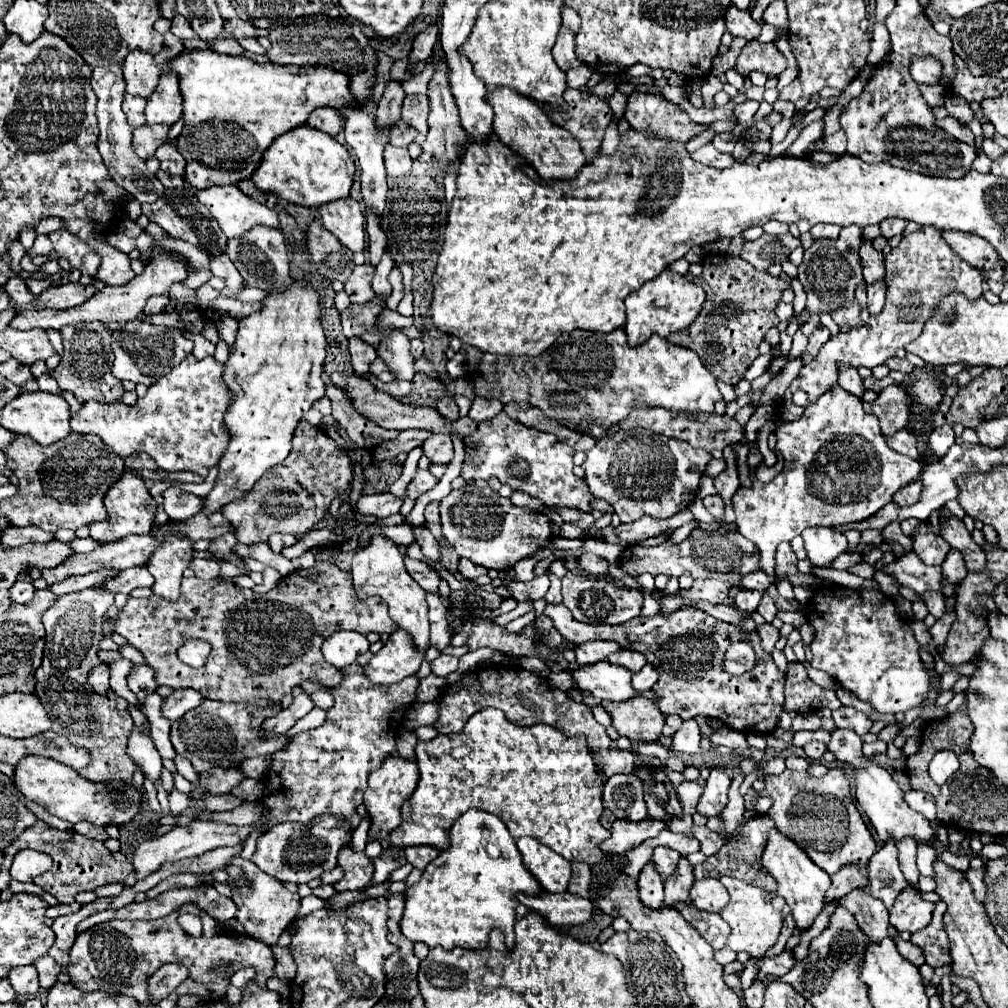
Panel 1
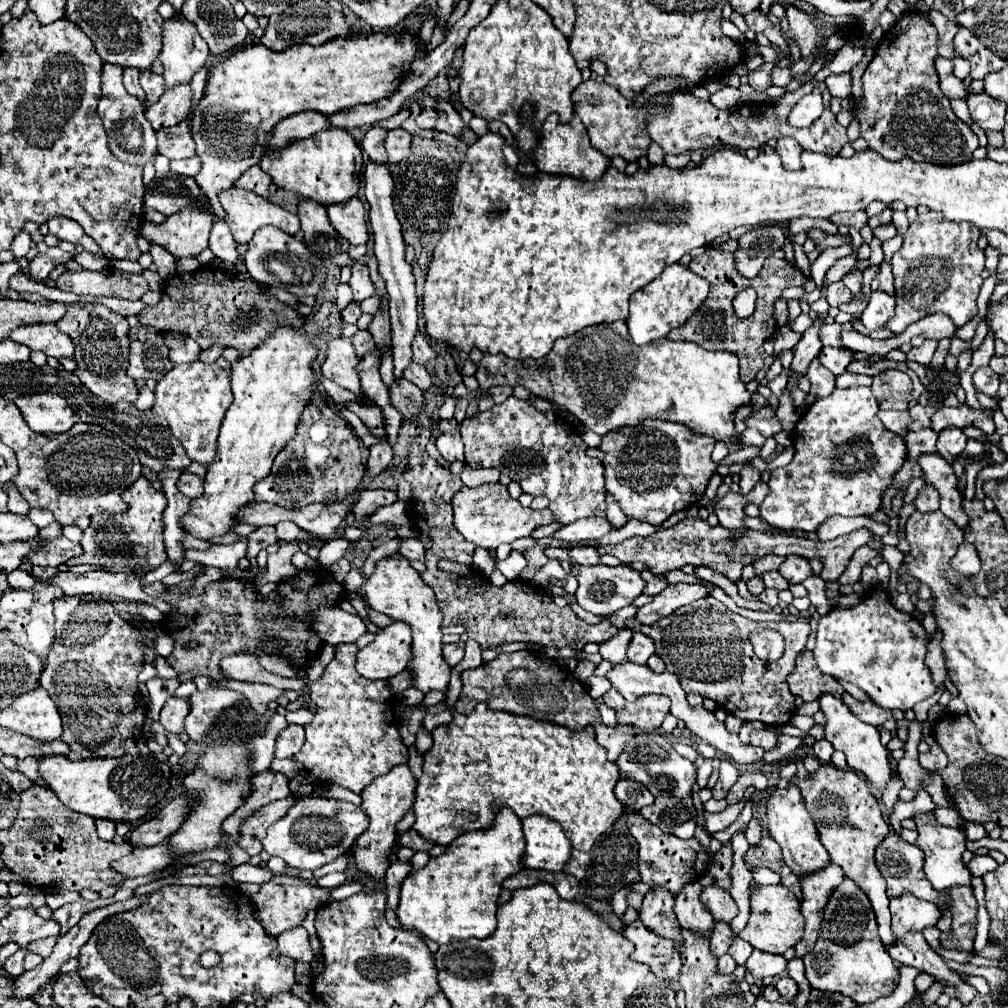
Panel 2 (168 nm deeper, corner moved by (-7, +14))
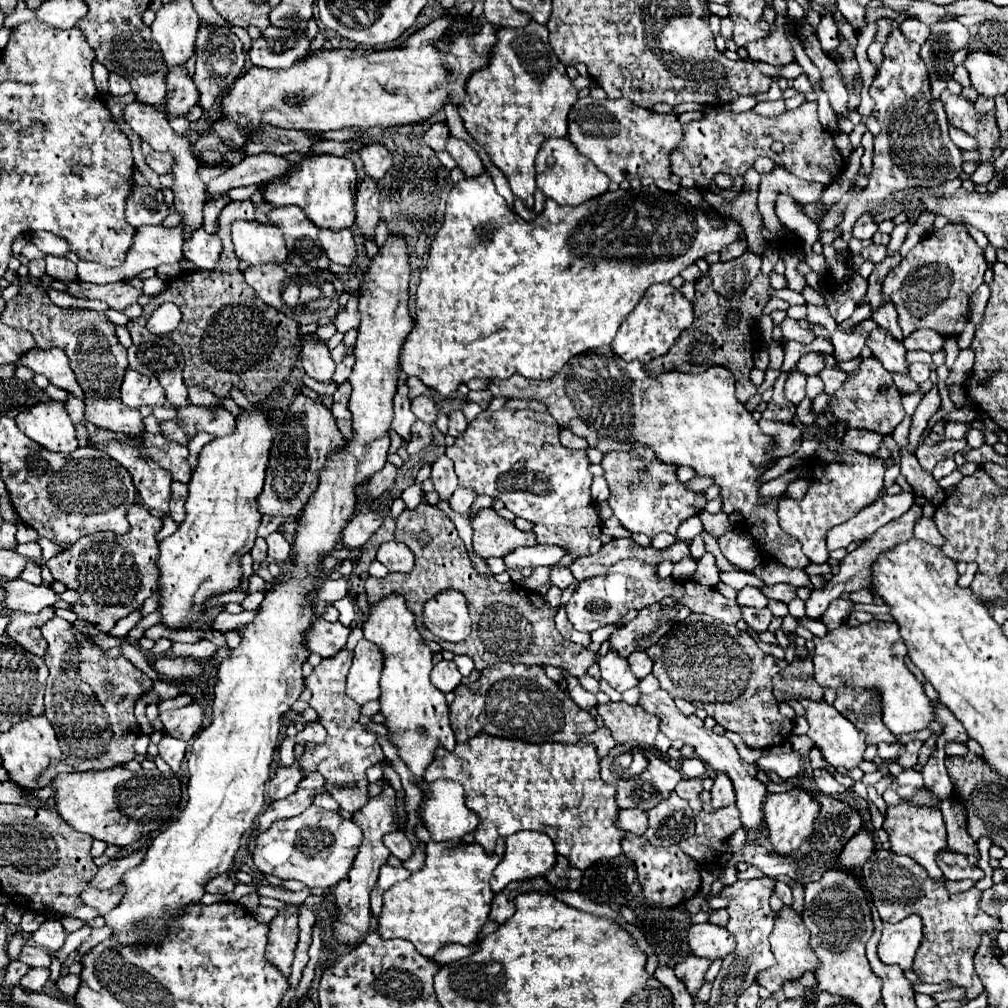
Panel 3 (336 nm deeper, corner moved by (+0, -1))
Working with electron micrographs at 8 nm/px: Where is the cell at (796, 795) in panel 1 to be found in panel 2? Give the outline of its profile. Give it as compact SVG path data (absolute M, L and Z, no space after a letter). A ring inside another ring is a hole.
M823 765L817 773L811 773L809 779L791 779L789 785L801 789L805 807L813 821L817 821L817 831L823 847L827 849L833 863L843 867L845 875L853 879L861 891L869 897L873 911L879 923L879 937L883 945L893 943L891 931L891 913L889 913L889 897L885 895L885 879L881 877L875 865L875 847L891 833L889 823L883 819L877 799L871 793L869 783L859 777L855 771L843 771L833 765Z

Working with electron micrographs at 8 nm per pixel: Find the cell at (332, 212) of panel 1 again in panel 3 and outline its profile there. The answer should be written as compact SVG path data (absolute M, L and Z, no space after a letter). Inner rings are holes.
M320 230L318 240L330 258L330 262L342 264L342 266L352 266L356 258L356 246L354 246L354 236L352 230Z

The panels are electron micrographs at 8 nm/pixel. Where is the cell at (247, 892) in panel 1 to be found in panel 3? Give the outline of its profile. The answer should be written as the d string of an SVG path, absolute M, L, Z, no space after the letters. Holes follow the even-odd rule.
M286 906L280 914L270 922L270 936L266 946L266 960L288 978L294 962L294 950L298 942L298 910L294 906Z

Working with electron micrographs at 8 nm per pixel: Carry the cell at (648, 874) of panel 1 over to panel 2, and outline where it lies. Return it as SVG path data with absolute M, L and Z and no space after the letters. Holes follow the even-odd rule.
M661 885L651 887L649 893L643 897L641 907L641 921L655 933L669 937L675 941L675 947L681 945L681 933L677 929L677 917L673 913L673 901L675 895L669 893L669 889L663 889Z

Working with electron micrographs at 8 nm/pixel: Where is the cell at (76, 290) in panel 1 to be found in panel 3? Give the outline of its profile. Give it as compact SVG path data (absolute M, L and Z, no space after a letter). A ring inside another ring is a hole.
M72 282L68 284L68 294L76 298L88 298L88 300L102 300L110 308L124 312L130 304L138 302L142 290L134 288L126 282L112 282L112 284L88 284L88 282Z

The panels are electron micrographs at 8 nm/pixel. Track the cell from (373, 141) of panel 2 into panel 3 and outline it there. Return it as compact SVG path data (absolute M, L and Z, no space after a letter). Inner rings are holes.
M364 178L360 192L356 194L356 232L364 240L374 236L374 230L380 222L380 200L378 186L372 178Z

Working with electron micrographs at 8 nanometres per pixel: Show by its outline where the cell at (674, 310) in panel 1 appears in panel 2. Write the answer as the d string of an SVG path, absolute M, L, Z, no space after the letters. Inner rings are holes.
M673 263L665 267L659 277L655 277L649 285L645 285L645 289L633 293L633 297L629 299L631 315L627 319L627 327L633 343L645 345L649 341L667 337L671 329L683 325L699 309L707 293L709 293L709 283L703 277L695 275L689 267L681 263Z

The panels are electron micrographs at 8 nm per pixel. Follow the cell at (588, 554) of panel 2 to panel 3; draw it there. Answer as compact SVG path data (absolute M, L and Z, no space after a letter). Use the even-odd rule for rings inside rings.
M556 566L554 570L552 570L552 574L550 574L550 580L552 580L552 584L554 586L558 586L560 590L566 590L572 582L574 582L574 576L572 576L572 572L568 572L568 568L564 568L564 566Z

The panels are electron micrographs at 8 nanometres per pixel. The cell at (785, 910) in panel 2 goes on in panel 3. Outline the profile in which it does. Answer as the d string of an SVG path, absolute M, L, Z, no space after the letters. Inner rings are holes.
M784 908L782 914L776 918L776 926L770 934L770 946L772 946L772 954L778 960L778 964L760 972L758 984L764 986L772 994L780 992L786 982L794 982L800 976L804 976L806 972L816 972L816 968L820 964L818 956L814 954L814 950L810 946L810 930L806 928L804 920L792 908Z

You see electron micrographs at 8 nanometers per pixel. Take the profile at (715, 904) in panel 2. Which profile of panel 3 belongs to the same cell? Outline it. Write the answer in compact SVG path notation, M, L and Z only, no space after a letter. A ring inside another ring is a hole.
M692 924L688 930L688 944L692 948L694 956L708 958L708 960L720 960L728 956L734 950L734 936L722 926L716 924Z

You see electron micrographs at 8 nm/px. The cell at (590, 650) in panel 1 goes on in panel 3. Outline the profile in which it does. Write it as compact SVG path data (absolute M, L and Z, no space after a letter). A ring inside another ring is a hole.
M608 652L600 662L600 672L602 672L602 680L606 680L614 690L618 692L626 692L628 688L638 686L638 678L632 674L628 660L622 656L616 656L614 652Z

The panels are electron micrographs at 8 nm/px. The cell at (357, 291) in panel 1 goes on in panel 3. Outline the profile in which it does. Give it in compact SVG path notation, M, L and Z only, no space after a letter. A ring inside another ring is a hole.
M350 296L346 308L334 318L334 326L338 332L346 334L352 328L358 328L360 316L358 316L358 296Z

